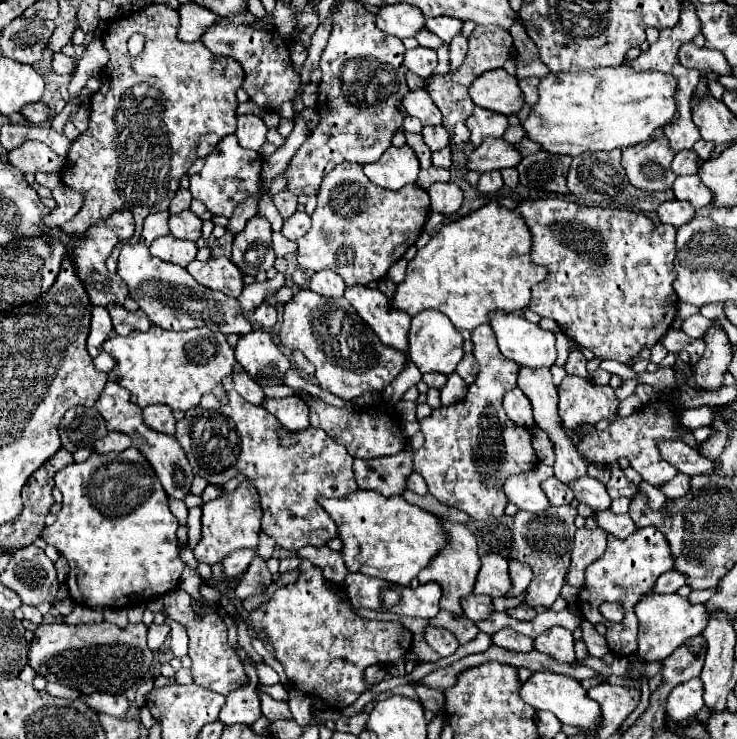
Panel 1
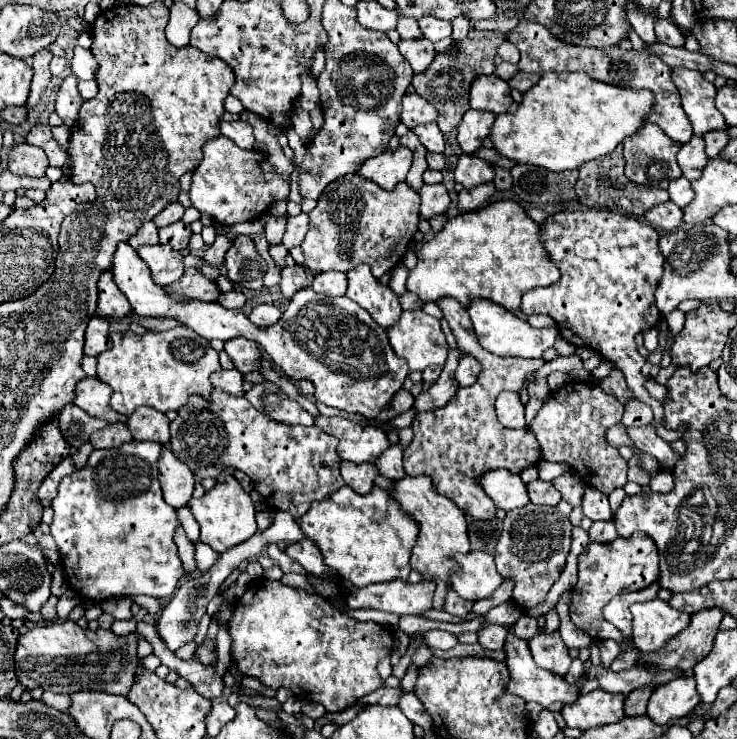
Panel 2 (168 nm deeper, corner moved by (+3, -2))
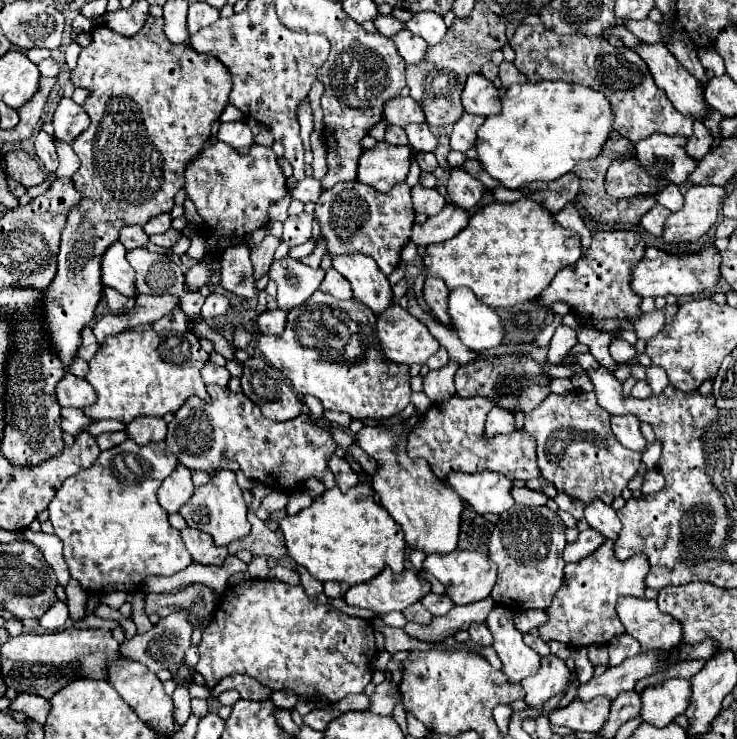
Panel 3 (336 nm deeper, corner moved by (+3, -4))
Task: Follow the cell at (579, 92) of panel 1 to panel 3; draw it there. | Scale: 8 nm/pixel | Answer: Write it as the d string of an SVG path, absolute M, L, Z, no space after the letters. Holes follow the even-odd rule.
M544 80L538 84L514 84L502 96L502 112L488 116L478 128L476 154L482 170L508 190L518 190L528 182L552 182L570 172L580 160L600 156L612 130L612 108L602 92Z

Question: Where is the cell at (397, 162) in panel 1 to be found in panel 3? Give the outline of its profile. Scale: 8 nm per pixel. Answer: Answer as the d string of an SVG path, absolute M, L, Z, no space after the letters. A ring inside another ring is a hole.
M378 142L374 148L368 148L360 154L358 180L376 188L378 192L388 192L394 184L406 180L410 158L412 150L408 146Z

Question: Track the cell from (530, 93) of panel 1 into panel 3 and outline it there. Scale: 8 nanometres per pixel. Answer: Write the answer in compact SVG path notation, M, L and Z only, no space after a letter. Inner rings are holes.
M502 62L498 76L500 76L504 88L508 88L510 84L522 84L522 82L526 82L526 76L522 72L518 72L518 68L512 62Z

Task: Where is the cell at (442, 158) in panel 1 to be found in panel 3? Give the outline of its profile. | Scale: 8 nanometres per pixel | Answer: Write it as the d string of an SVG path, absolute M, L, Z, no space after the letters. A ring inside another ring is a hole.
M416 152L414 158L416 158L420 170L424 170L424 172L434 172L438 168L438 160L432 152Z

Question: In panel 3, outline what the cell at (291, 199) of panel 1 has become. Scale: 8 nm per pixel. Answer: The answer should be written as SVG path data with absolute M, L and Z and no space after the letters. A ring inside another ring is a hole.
M268 234L258 246L252 248L250 260L252 260L252 266L254 266L254 280L260 280L268 272L278 244L280 244L280 240L276 236Z

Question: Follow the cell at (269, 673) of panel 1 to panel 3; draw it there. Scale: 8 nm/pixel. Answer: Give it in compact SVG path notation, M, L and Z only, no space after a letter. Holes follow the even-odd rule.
M240 674L222 678L212 688L212 698L218 698L226 690L238 690L240 698L246 698L246 700L266 700L272 694L264 684L260 684L260 682L256 682L256 680L248 678L248 676L240 676Z

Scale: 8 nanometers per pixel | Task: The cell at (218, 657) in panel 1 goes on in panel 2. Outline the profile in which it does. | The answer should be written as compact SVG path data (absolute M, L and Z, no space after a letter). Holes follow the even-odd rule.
M204 640L198 648L196 648L196 654L194 658L204 664L204 666L214 666L216 664L216 642L214 640Z

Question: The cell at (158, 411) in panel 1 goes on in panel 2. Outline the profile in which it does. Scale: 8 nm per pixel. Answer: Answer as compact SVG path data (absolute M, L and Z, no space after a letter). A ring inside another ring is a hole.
M152 406L138 408L128 418L128 428L136 440L154 440L160 444L168 444L170 440L170 420L166 414L152 410Z

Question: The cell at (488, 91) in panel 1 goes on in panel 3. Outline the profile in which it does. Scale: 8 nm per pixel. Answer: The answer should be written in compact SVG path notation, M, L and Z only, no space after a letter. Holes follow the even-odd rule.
M472 74L468 76L462 92L462 106L464 112L468 114L478 114L478 116L498 114L502 110L498 88L482 74Z

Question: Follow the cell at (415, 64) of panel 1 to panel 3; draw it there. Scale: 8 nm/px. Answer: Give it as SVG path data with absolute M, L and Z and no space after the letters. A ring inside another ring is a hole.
M406 28L400 30L400 34L396 34L392 38L392 42L396 44L396 50L404 58L406 64L418 64L420 60L424 60L424 54L426 54L426 48L428 48L426 40L408 32Z

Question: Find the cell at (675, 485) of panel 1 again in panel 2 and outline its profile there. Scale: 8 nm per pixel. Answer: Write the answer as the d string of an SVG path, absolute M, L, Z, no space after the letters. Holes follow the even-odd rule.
M662 470L660 474L656 474L652 480L650 480L650 488L652 492L668 492L674 488L674 478L672 478L672 472L670 470Z

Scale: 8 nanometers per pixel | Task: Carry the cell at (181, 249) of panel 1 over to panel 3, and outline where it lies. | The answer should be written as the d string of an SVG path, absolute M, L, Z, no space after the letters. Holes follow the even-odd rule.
M136 248L126 254L126 260L136 272L136 294L186 296L184 274L174 258Z

